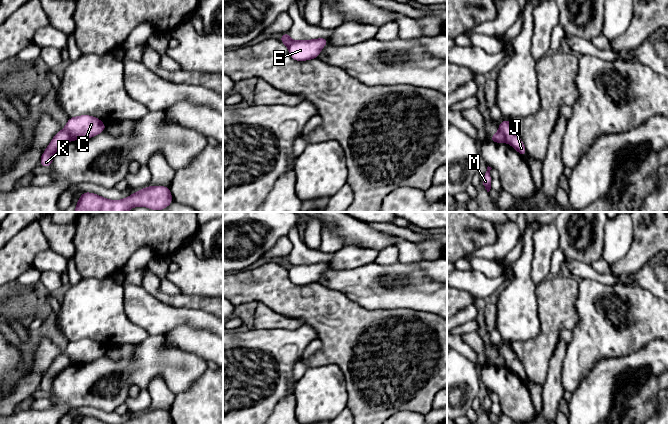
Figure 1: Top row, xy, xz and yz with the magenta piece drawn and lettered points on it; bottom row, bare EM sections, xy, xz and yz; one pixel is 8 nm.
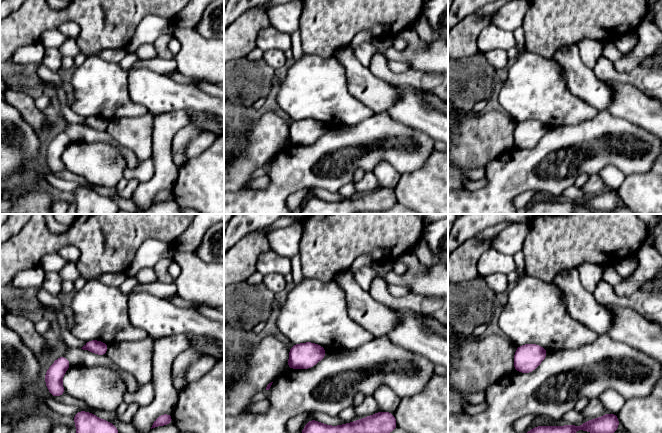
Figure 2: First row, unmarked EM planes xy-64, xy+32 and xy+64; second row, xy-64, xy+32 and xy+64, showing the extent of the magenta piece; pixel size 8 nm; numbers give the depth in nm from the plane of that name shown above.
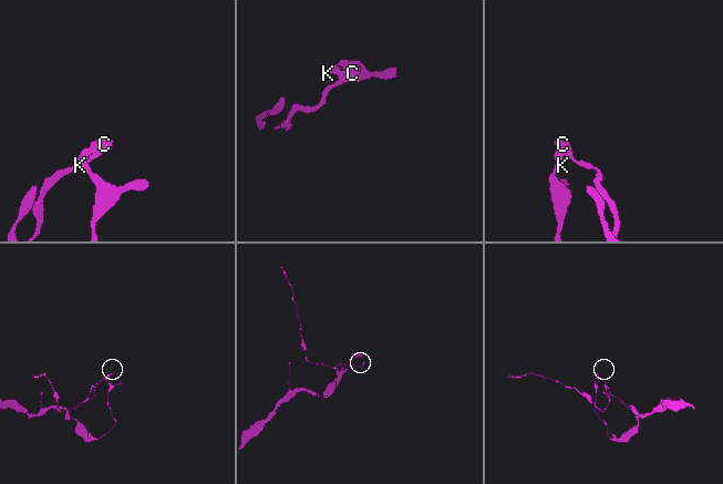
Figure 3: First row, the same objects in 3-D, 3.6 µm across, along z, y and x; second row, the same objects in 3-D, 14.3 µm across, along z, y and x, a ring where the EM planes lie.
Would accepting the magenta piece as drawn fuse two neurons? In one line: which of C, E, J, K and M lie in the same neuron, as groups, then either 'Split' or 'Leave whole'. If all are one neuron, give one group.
Groups: C E J / K M. Split

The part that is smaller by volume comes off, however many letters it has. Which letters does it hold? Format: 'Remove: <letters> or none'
Remove: C, E, J

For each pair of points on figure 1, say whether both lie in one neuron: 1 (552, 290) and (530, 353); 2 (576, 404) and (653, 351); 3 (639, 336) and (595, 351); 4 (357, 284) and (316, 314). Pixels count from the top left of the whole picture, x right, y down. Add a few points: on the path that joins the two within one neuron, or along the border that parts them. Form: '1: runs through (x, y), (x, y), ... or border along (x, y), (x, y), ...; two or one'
1: runs through (552, 306), (552, 324), (550, 332), (546, 337); one
2: runs through (595, 387), (617, 365), (634, 363); one
3: runs through (628, 336), (610, 336), (606, 340); one
4: border along (322, 285), (341, 291), (364, 307); two

